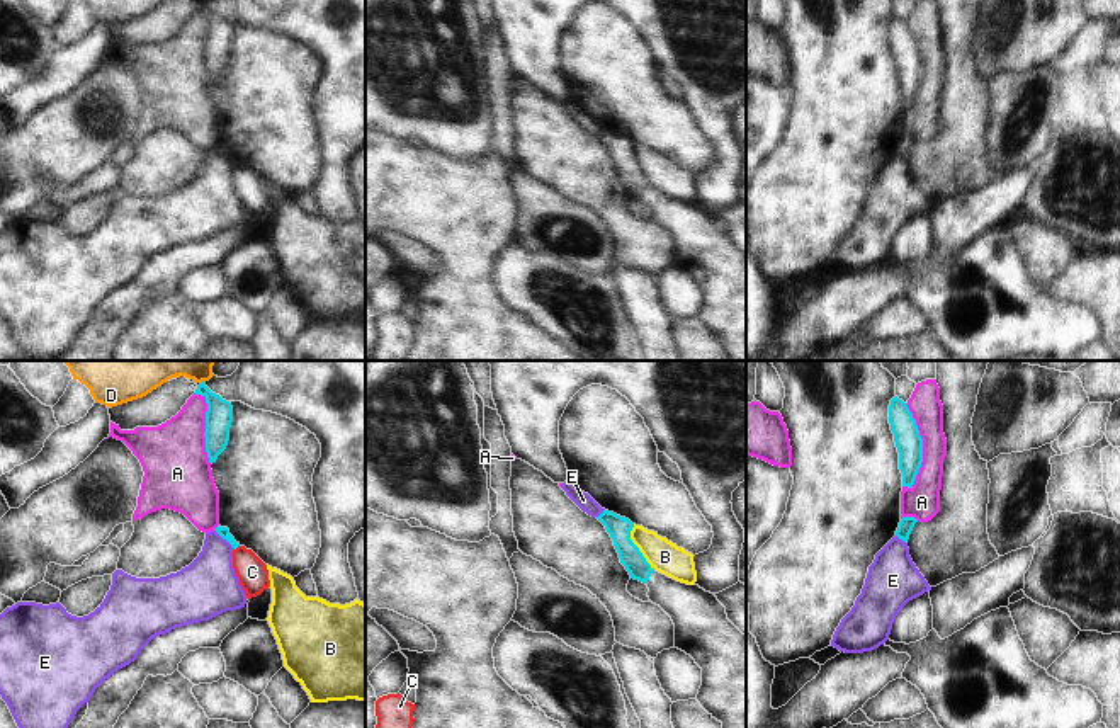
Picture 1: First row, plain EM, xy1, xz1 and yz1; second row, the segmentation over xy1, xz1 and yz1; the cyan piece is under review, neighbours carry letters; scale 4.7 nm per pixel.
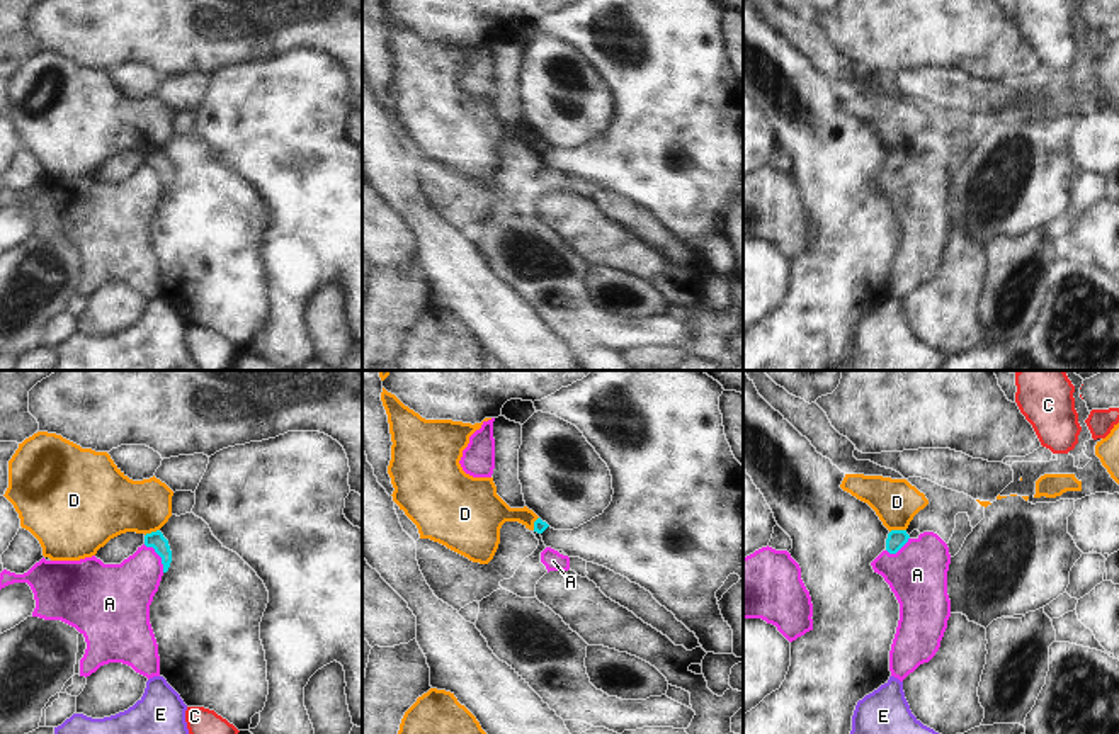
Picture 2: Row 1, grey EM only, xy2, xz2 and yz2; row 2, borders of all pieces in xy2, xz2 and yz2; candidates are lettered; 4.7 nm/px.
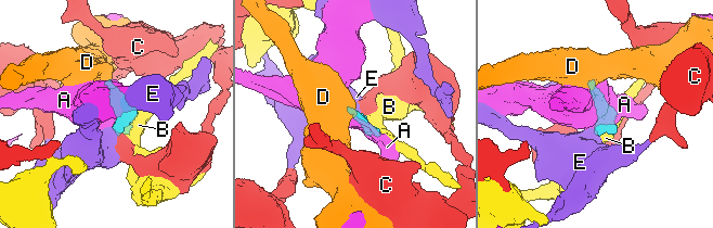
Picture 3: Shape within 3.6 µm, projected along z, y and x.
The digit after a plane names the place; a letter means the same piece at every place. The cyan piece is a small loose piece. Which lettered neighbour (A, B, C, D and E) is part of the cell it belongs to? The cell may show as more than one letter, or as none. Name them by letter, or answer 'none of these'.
none of these

